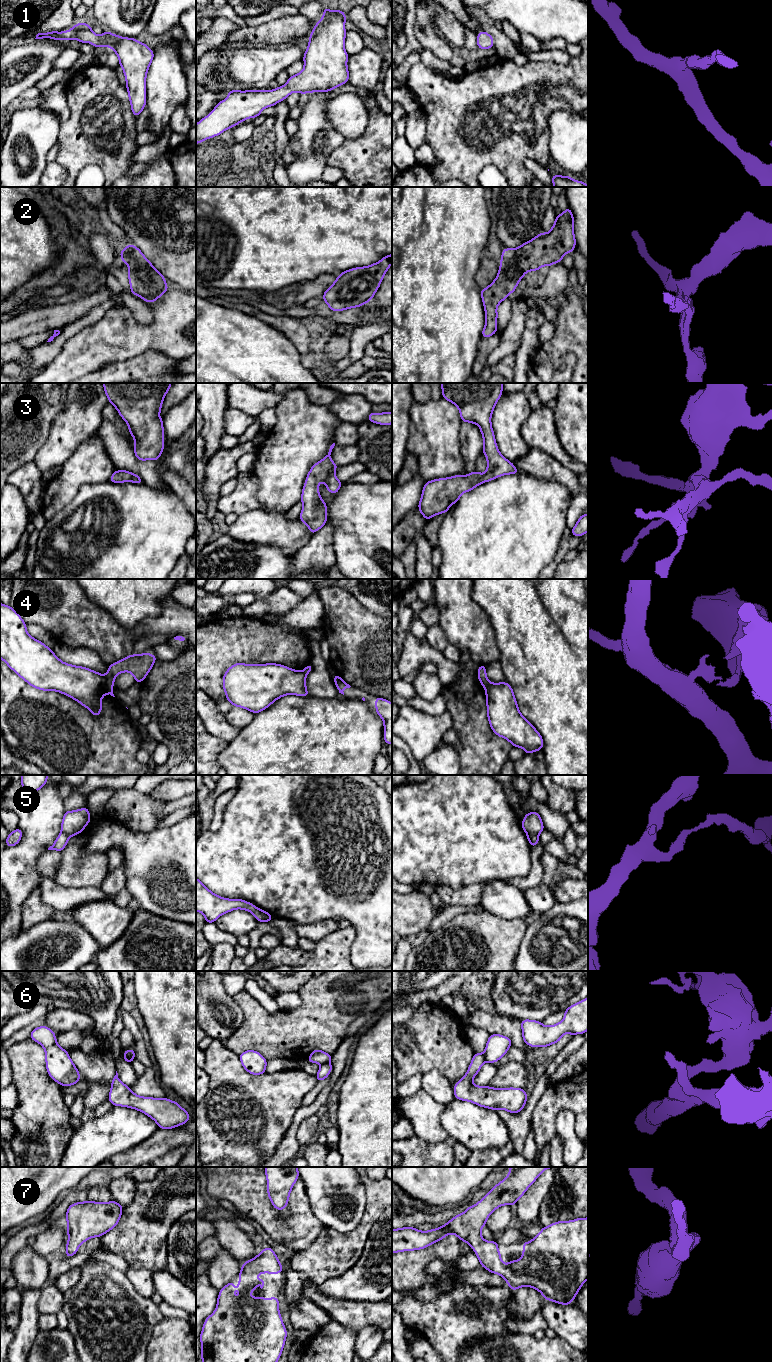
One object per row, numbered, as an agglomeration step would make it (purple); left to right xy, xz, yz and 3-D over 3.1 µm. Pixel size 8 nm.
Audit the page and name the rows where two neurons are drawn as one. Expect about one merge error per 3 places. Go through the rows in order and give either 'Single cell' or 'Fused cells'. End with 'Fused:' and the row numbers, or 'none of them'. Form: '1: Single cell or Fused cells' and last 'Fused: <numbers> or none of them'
1: Single cell
2: Single cell
3: Single cell
4: Fused cells
5: Fused cells
6: Fused cells
7: Single cell
Fused: 4, 5, 6

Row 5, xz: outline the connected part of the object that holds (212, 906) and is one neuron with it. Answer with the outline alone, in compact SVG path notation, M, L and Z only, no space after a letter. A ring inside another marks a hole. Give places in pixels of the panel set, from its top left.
M196 878L196 911L204 915L207 923L215 923L218 917L235 909L251 912L258 921L262 919L262 910L254 904L242 899L220 897Z

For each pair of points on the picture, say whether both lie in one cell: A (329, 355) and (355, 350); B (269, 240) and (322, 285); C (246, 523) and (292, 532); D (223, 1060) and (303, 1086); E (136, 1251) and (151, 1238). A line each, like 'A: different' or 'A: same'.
A: different
B: different
C: same
D: same
E: same

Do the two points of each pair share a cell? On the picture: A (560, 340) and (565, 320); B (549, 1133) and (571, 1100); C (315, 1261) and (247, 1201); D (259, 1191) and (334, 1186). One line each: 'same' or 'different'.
A: same
B: same
C: different
D: different

